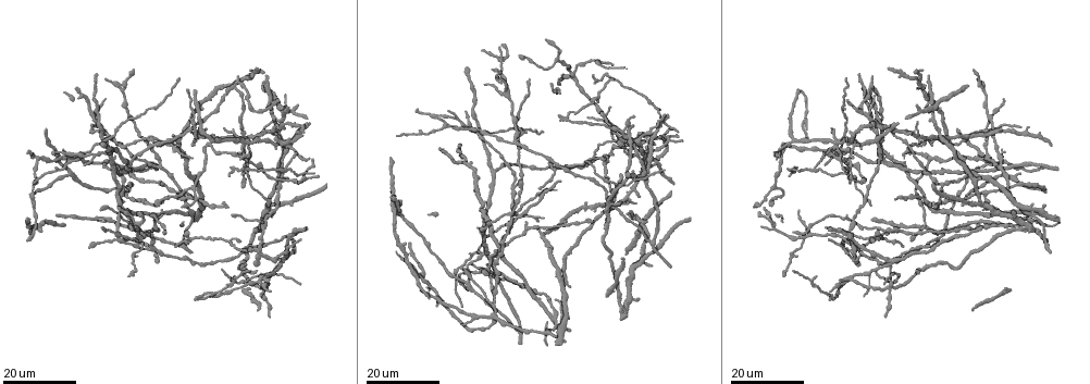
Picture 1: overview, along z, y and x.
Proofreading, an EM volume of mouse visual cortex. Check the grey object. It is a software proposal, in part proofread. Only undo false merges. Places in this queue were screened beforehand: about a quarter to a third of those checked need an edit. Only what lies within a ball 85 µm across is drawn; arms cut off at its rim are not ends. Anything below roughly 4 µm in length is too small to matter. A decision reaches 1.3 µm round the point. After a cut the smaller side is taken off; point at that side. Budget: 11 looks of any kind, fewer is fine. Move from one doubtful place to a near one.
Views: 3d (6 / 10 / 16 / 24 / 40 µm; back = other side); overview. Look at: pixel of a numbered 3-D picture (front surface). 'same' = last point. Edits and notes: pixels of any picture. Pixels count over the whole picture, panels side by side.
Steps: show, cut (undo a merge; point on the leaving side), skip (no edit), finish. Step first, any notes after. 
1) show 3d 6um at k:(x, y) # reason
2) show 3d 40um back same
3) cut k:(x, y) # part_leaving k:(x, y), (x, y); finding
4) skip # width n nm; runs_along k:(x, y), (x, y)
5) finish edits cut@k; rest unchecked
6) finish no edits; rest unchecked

show 3d 16um at 1:(257, 136) # three-way junction

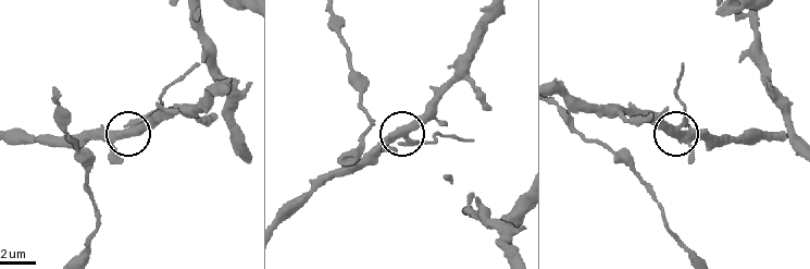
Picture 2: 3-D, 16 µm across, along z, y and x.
show 3d 6um at 2:(134, 127)

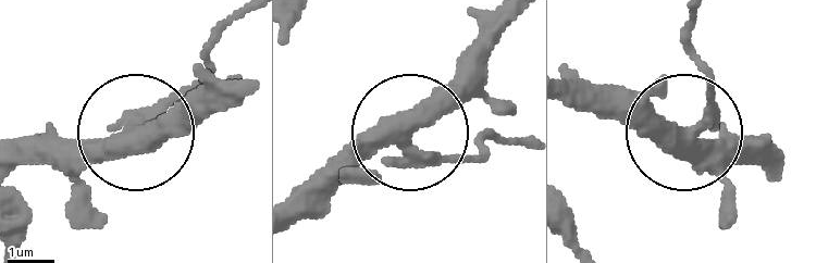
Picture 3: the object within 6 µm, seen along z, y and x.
skip # side_arm 6 um; all the same neuron

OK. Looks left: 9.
show 3d 24um at 1:(245, 145) # four or more arms meet

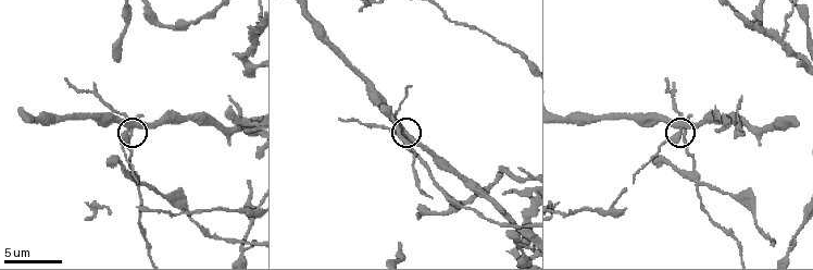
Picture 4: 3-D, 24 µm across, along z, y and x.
show 3d 6um at 4:(126, 125)

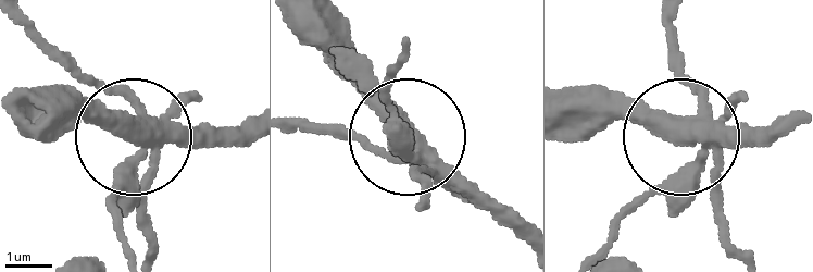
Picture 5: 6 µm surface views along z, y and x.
cut 5:(411, 165) # width 370 nm; part_leaving 5:(713, 130), (713, 172), (740, 254); a second neuron is stuck on

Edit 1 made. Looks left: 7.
show overview

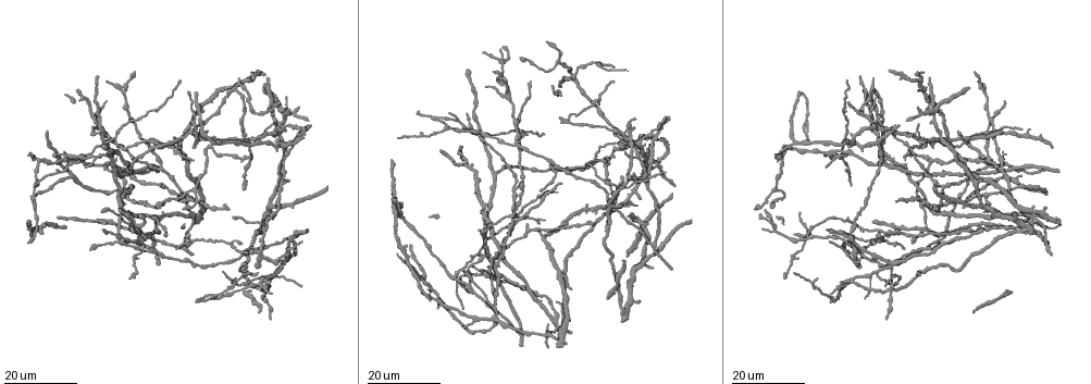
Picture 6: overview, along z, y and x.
show 3d 16um at 6:(482, 138) # arms part here

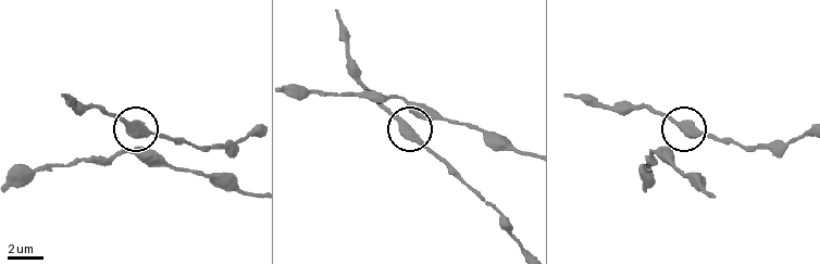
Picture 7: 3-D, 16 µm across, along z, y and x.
show 3d 10um at 7:(135, 130)

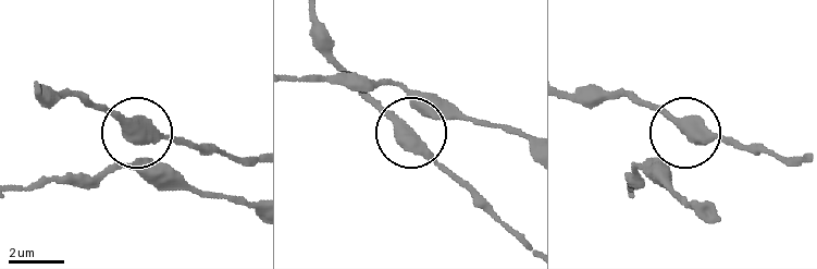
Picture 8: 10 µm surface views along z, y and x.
skip # arms 3; runs_along 8:(255, 156), (226, 156), (135, 133), (88, 95); one neuron here

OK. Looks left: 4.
show 3d 16um at 6:(505, 92)

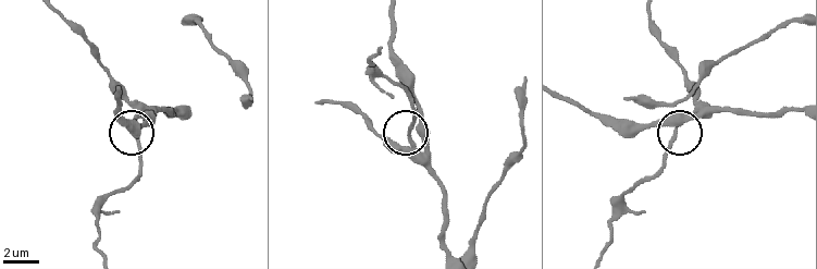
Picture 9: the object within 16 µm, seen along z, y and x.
show 3d 6um at 9:(409, 134)

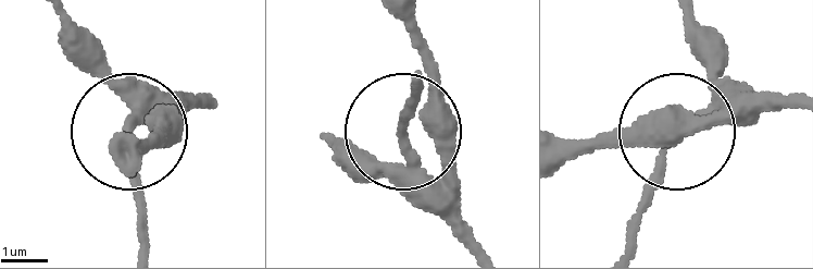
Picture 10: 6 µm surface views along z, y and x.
show 3d 6um back at 10:(405, 125)

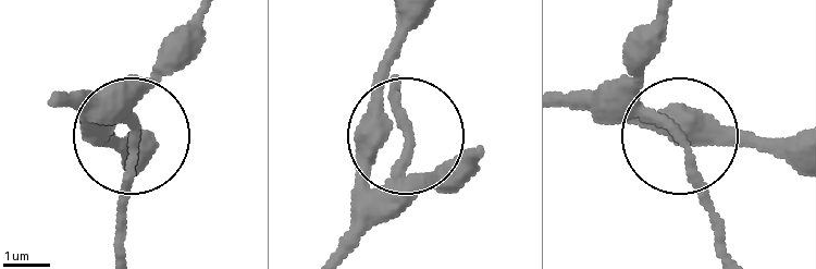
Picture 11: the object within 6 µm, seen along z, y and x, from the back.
cut 11:(135, 156) # part_leaving 11:(395, 167), (406, 129), (395, 89); a second neuron is stuck on

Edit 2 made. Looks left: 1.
finish edits cut@5, cut@11; rest unchecked

